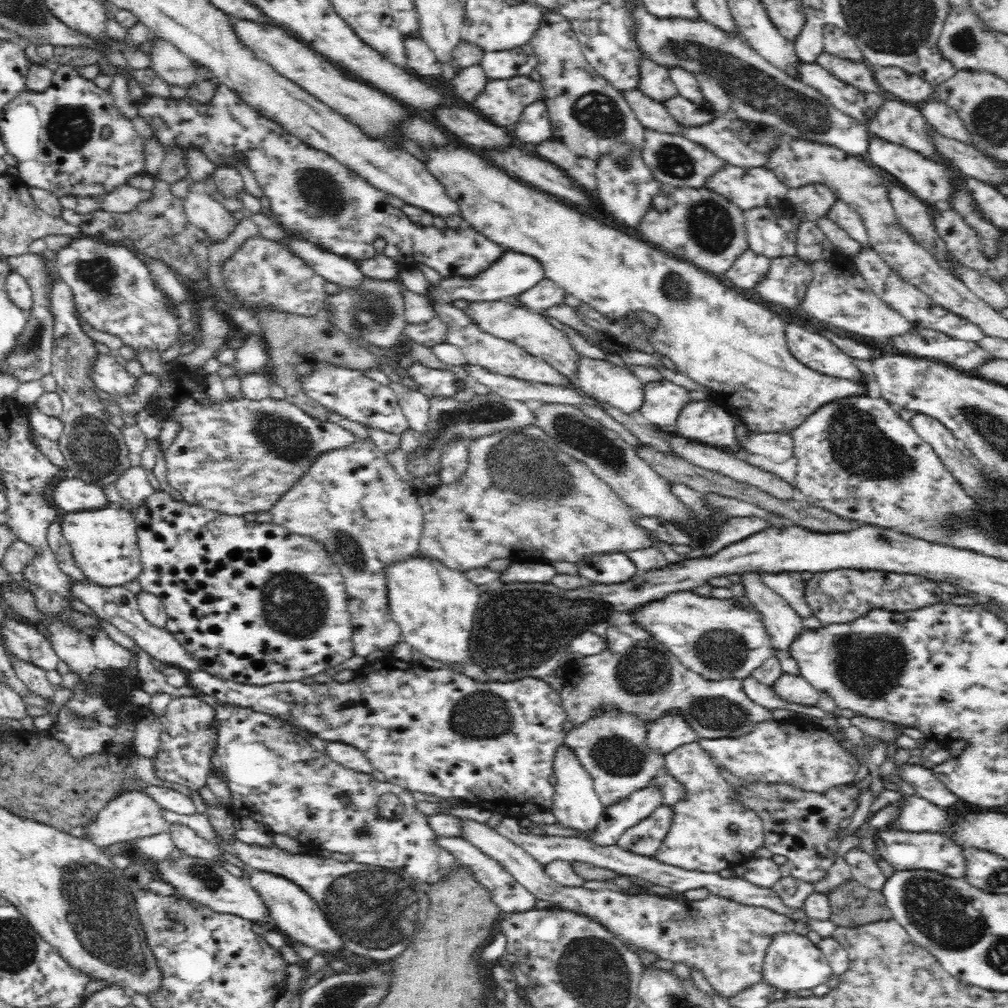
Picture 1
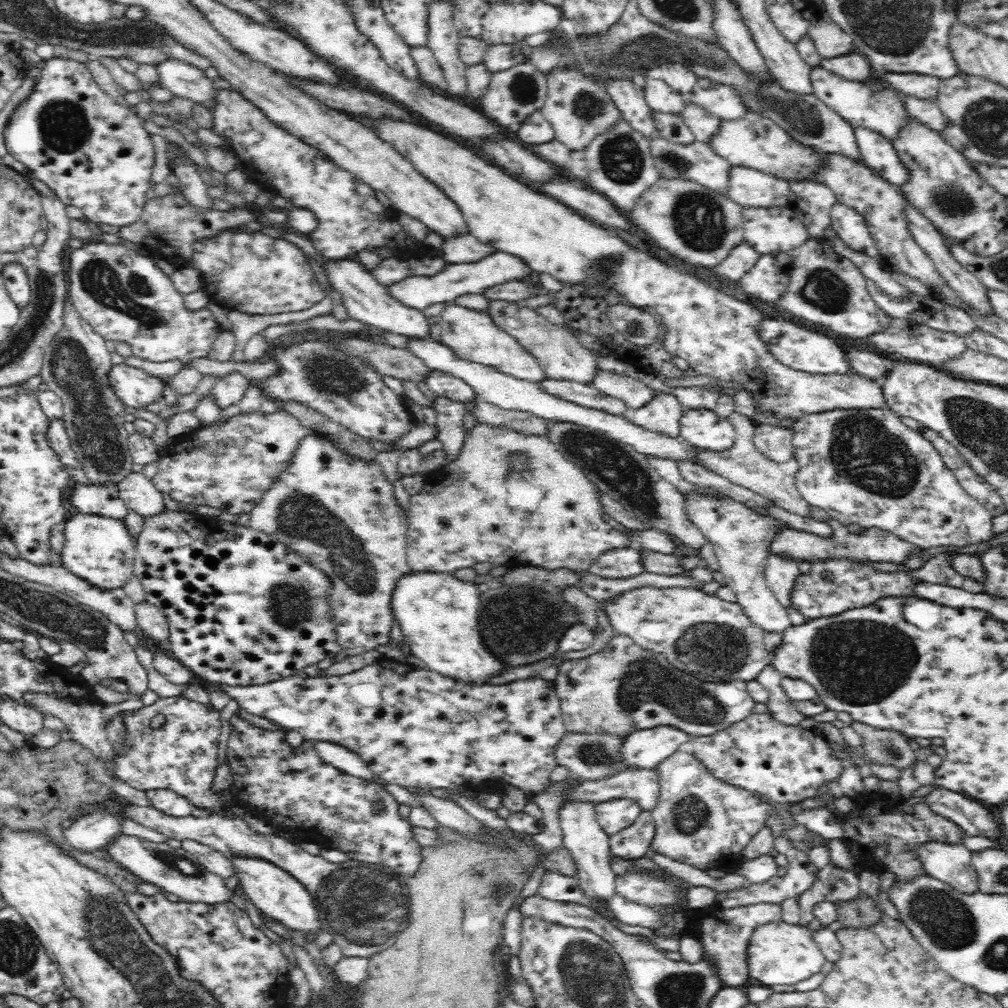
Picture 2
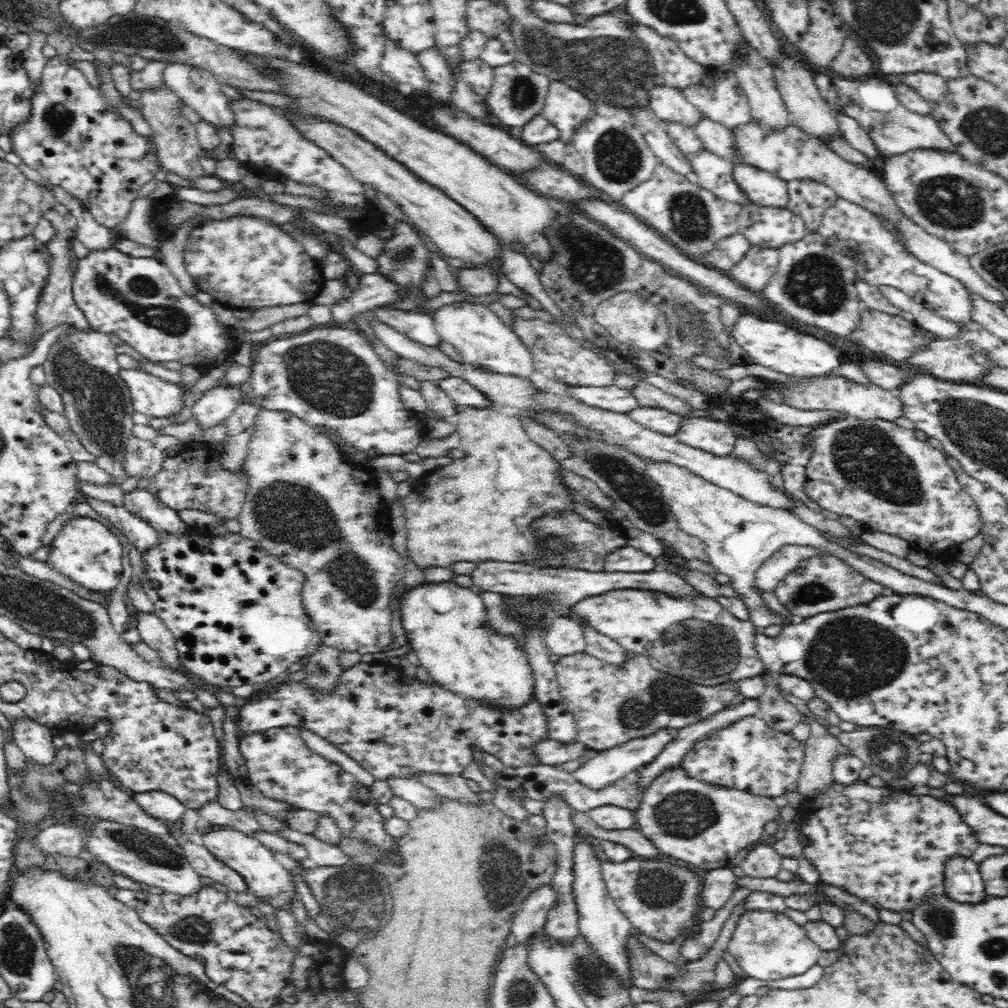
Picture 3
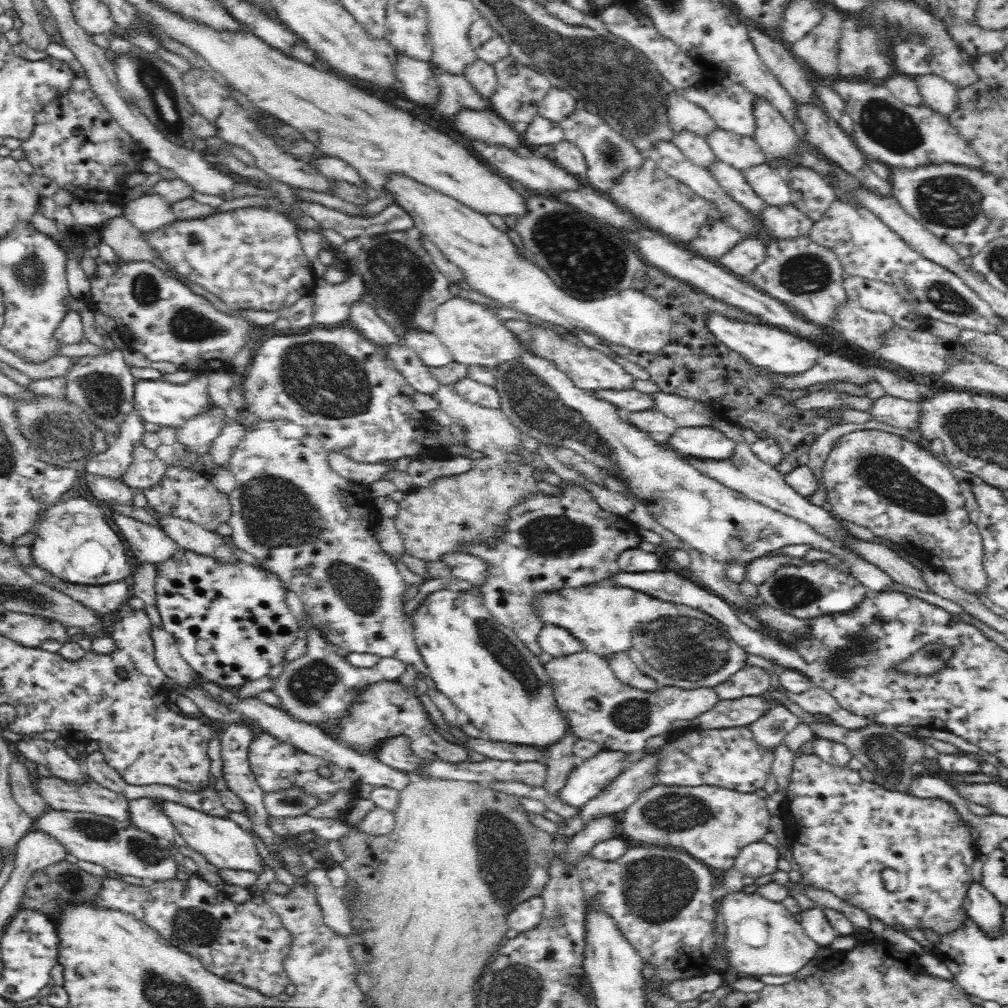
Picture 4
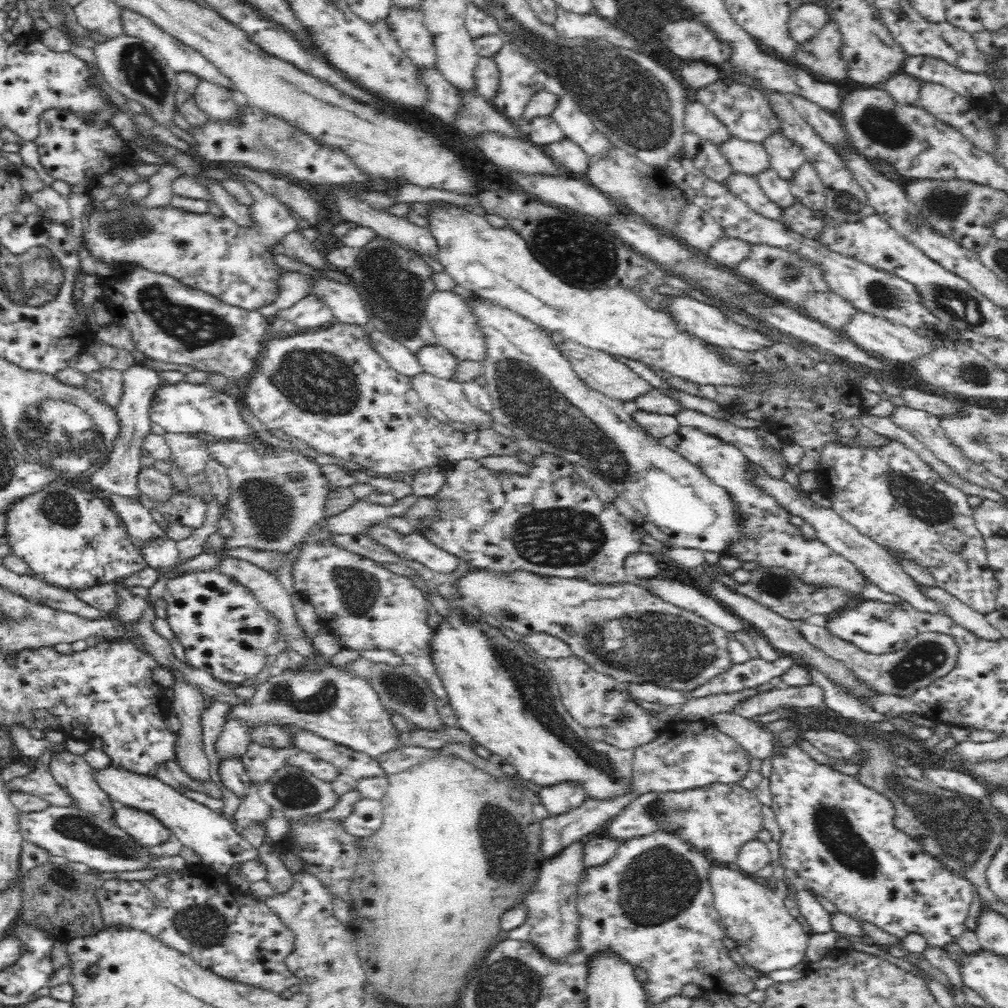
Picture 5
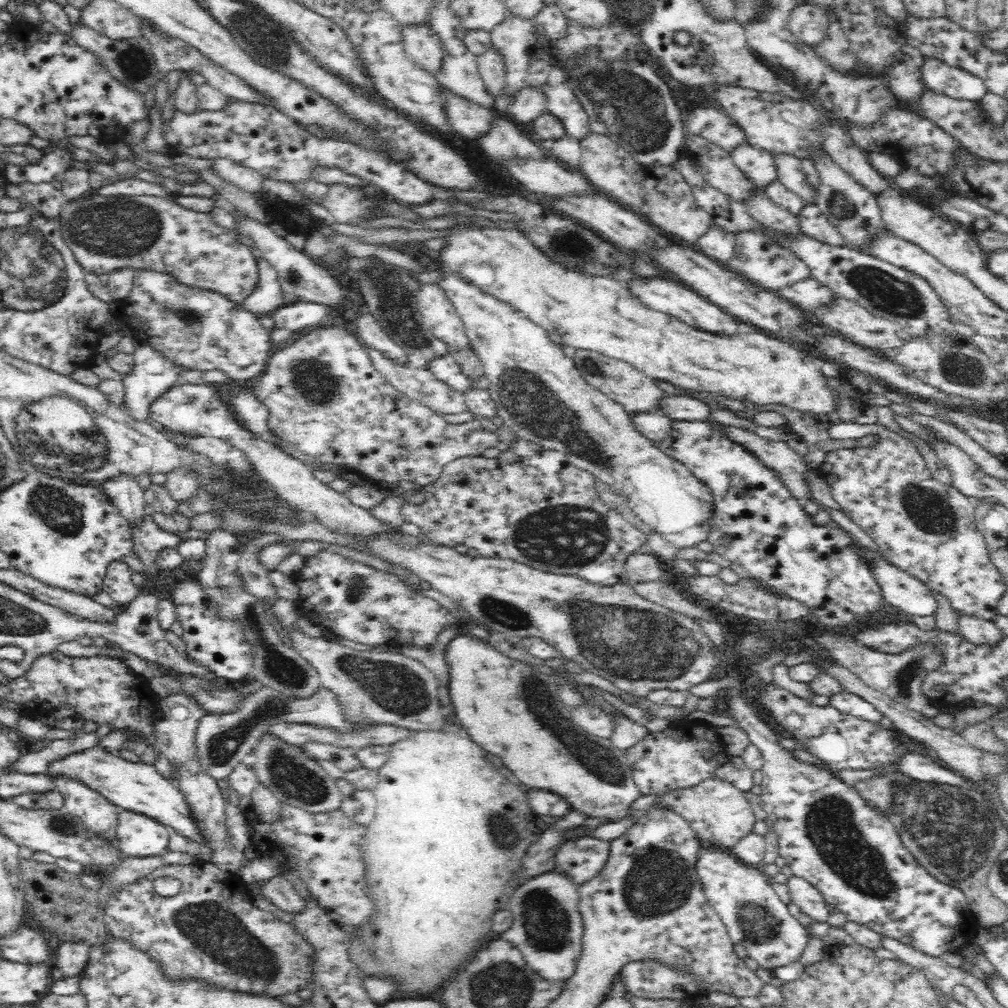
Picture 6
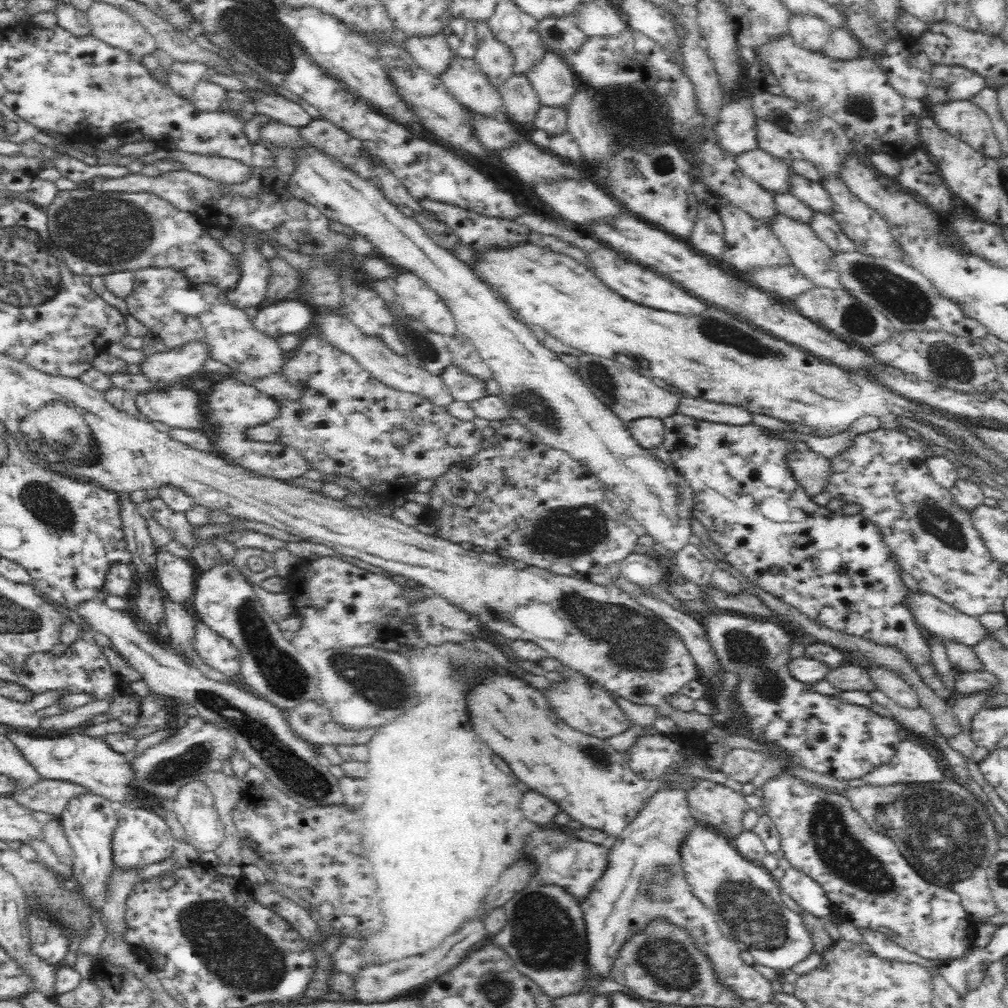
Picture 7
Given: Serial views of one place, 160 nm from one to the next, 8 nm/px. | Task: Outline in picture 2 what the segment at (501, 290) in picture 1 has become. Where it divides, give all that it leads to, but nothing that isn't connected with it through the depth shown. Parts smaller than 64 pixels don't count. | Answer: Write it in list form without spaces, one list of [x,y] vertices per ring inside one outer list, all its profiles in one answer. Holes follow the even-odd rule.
[[[497,251],[490,256],[486,256],[480,262],[466,264],[447,265],[434,276],[410,276],[393,282],[385,286],[386,292],[398,303],[402,303],[409,308],[418,310],[438,304],[454,304],[454,301],[461,295],[481,292],[489,286],[500,284],[504,281],[520,280],[522,277],[530,275],[530,268],[522,259],[516,256]]]

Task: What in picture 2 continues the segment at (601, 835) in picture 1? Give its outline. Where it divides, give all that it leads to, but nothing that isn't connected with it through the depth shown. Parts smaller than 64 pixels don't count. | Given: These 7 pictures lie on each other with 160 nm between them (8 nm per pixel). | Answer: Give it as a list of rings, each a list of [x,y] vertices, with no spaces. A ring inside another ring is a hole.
[[[614,800],[595,806],[596,821],[607,835],[628,828],[641,814],[640,808],[630,800]]]

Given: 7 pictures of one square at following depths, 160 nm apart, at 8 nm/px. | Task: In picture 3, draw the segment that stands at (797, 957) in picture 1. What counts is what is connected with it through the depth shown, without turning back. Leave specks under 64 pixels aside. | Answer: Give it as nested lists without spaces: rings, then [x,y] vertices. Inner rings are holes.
[[[745,909],[727,941],[725,951],[736,960],[736,964],[740,966],[740,970],[744,972],[745,976],[765,981],[778,980],[806,972],[817,964],[822,951],[817,944],[810,940],[802,925],[795,924],[786,913],[766,909]]]

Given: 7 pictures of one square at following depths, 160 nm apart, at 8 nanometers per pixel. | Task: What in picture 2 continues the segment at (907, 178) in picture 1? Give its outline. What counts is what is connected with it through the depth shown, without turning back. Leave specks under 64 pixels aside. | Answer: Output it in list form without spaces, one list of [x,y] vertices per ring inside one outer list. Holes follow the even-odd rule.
[[[853,126],[853,133],[861,162],[893,186],[899,186],[907,179],[907,170],[898,162],[892,141],[862,126]]]

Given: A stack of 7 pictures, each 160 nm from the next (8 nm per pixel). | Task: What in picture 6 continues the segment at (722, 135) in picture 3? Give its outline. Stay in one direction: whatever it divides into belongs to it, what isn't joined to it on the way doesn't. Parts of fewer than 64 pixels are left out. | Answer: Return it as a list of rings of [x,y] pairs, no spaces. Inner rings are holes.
[[[747,143],[734,148],[730,154],[733,163],[756,186],[765,188],[779,180],[776,168],[778,162],[774,160],[773,153]]]

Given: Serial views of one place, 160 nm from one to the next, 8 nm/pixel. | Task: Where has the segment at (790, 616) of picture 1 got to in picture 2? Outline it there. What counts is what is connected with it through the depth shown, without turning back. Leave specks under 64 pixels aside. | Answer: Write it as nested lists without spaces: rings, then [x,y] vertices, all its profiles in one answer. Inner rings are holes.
[[[694,490],[681,495],[687,520],[712,544],[716,564],[724,575],[724,584],[732,589],[745,615],[765,631],[782,633],[786,630],[792,623],[786,607],[776,600],[766,586],[764,570],[770,556],[772,540],[778,536],[778,532],[794,528],[786,522],[776,520],[774,516],[769,516],[767,512],[758,514],[742,501],[736,501],[732,497],[714,496],[708,492]]]

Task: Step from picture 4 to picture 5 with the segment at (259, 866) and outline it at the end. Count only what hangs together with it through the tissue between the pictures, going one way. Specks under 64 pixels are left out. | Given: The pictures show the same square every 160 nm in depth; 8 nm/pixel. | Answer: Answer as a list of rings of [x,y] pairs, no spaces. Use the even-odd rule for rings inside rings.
[[[112,763],[100,770],[92,768],[91,775],[113,804],[150,814],[163,826],[172,830],[182,845],[192,849],[202,859],[202,866],[226,874],[235,864],[242,865],[244,862],[259,859],[260,849],[254,848],[247,839],[244,839],[235,824],[223,814],[186,798],[181,792],[174,790],[172,785],[163,782],[160,777],[148,773],[134,773],[132,769],[122,768],[120,765],[114,767]]]

